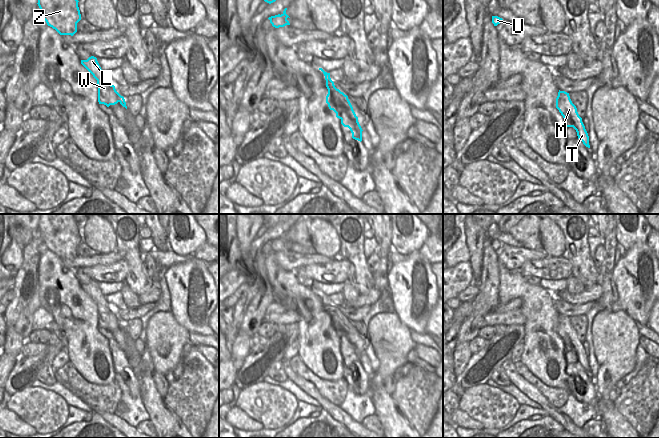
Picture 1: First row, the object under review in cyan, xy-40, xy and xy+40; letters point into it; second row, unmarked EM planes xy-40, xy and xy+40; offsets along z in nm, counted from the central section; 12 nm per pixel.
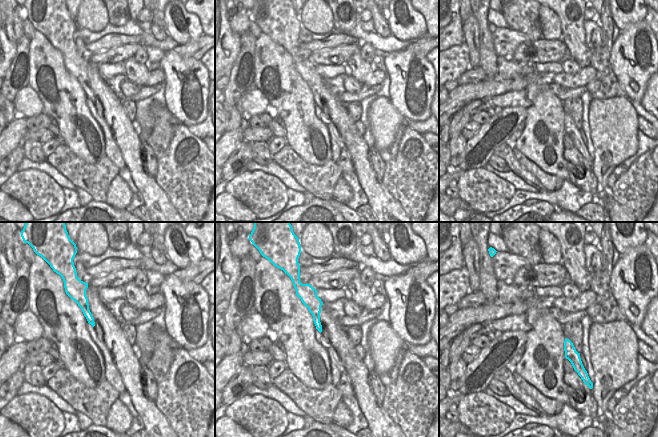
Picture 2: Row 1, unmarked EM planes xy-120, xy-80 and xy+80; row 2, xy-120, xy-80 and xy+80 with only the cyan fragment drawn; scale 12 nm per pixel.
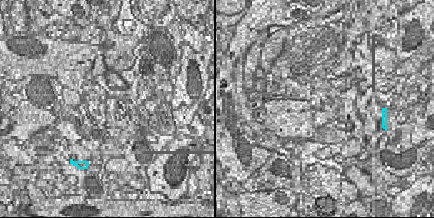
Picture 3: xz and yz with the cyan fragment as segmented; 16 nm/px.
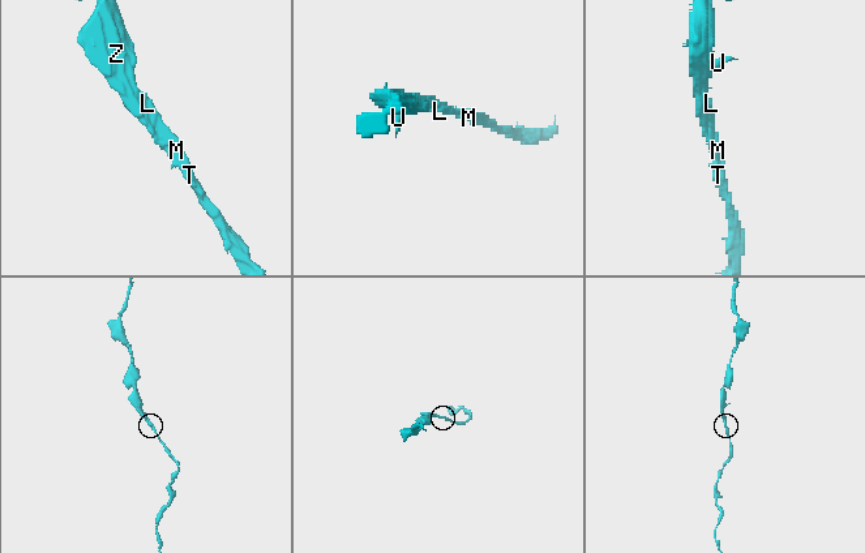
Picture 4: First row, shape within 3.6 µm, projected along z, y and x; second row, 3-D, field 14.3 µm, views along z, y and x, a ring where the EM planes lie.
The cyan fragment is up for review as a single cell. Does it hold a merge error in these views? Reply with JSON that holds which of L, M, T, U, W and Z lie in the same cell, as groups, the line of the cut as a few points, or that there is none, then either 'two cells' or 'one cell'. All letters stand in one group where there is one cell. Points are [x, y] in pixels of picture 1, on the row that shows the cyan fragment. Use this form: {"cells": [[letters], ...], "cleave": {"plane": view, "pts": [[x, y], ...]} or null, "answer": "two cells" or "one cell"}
{"cells": [["L", "M", "T", "U", "W", "Z"]], "cleave": null, "answer": "one cell"}

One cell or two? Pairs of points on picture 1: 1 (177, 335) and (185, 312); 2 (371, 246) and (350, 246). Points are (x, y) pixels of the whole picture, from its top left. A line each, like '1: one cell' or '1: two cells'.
1: two cells
2: two cells

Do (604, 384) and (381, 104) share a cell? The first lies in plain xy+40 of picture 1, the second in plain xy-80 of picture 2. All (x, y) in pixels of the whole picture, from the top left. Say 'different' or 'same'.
same

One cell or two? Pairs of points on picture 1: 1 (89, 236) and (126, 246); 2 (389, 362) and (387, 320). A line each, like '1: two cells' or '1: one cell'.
1: two cells
2: one cell

